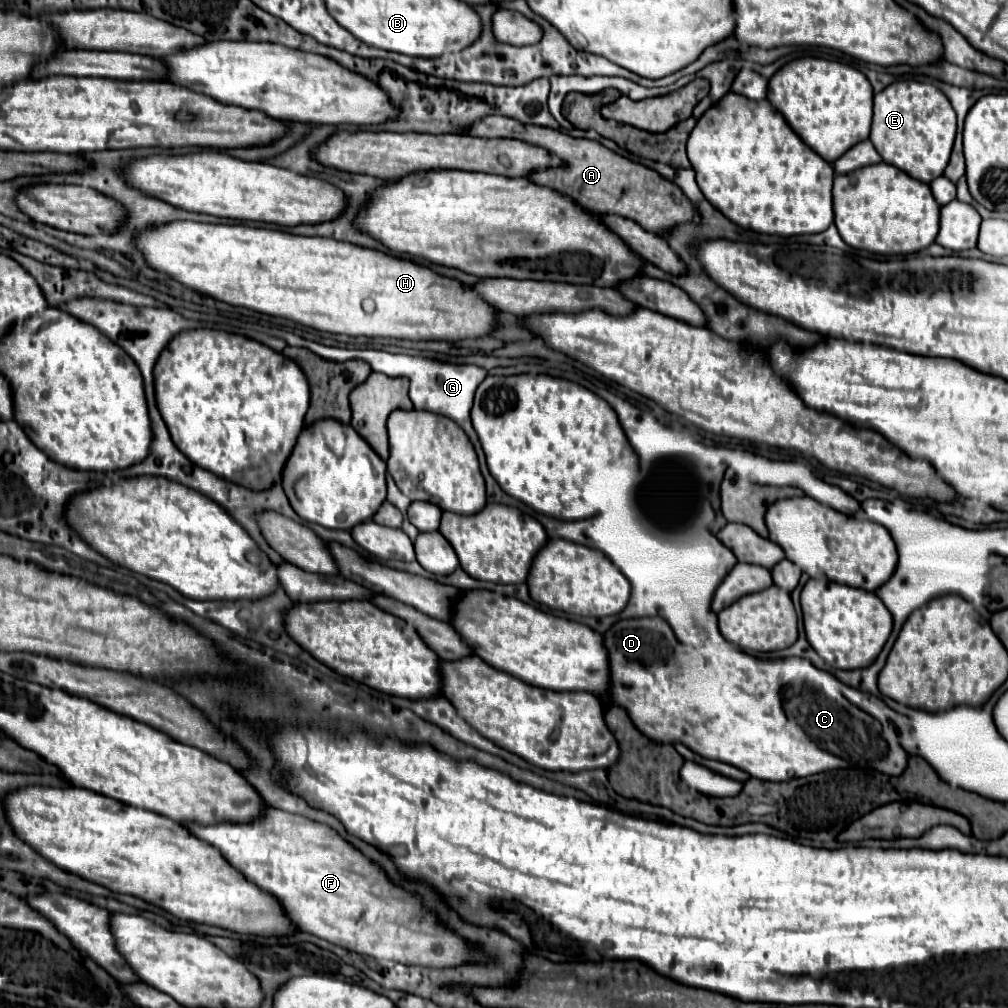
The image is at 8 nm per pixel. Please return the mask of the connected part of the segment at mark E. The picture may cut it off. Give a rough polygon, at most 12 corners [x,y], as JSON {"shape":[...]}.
{"shape":[[930,83],[874,95],[870,141],[930,183],[948,165],[956,113]]}

